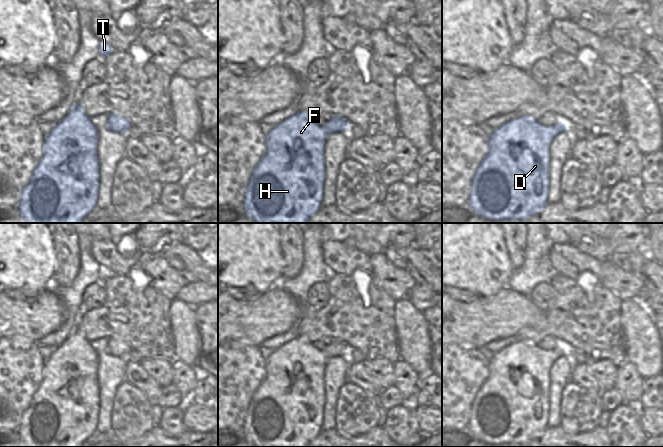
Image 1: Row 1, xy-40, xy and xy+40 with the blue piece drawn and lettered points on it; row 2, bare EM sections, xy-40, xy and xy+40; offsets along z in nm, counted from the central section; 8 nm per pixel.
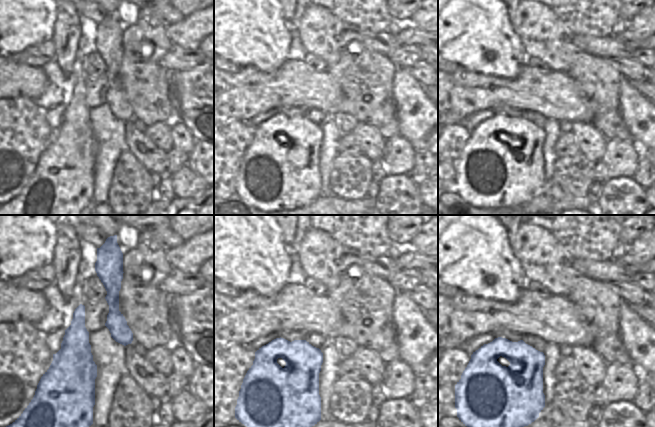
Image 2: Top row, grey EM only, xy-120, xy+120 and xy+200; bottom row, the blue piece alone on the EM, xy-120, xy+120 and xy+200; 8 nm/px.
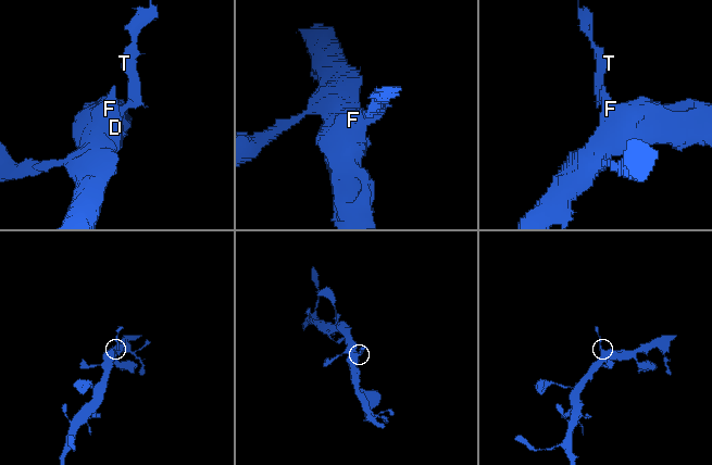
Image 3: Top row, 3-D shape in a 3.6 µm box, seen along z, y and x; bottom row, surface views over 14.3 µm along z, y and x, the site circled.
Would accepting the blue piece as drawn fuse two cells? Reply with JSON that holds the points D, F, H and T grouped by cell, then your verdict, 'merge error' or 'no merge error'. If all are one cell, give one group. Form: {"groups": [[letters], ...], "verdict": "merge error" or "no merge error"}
{"groups": [["D", "F", "H"], ["T"]], "verdict": "merge error"}

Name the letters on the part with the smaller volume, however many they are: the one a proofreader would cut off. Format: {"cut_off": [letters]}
{"cut_off": ["T"]}

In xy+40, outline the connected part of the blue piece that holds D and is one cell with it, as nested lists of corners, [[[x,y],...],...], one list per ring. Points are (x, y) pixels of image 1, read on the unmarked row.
[[[530,340],[494,353],[489,375],[471,405],[469,429],[475,437],[486,444],[524,444],[541,436],[549,417],[549,371],[558,357]]]

